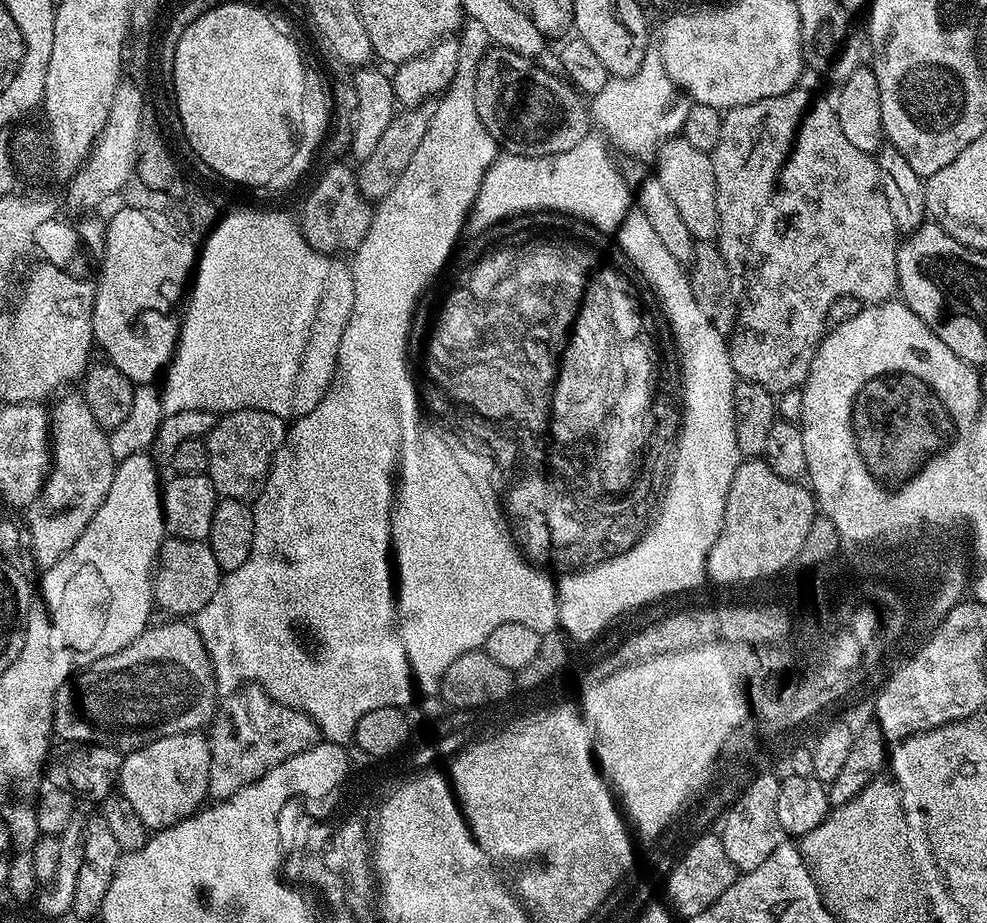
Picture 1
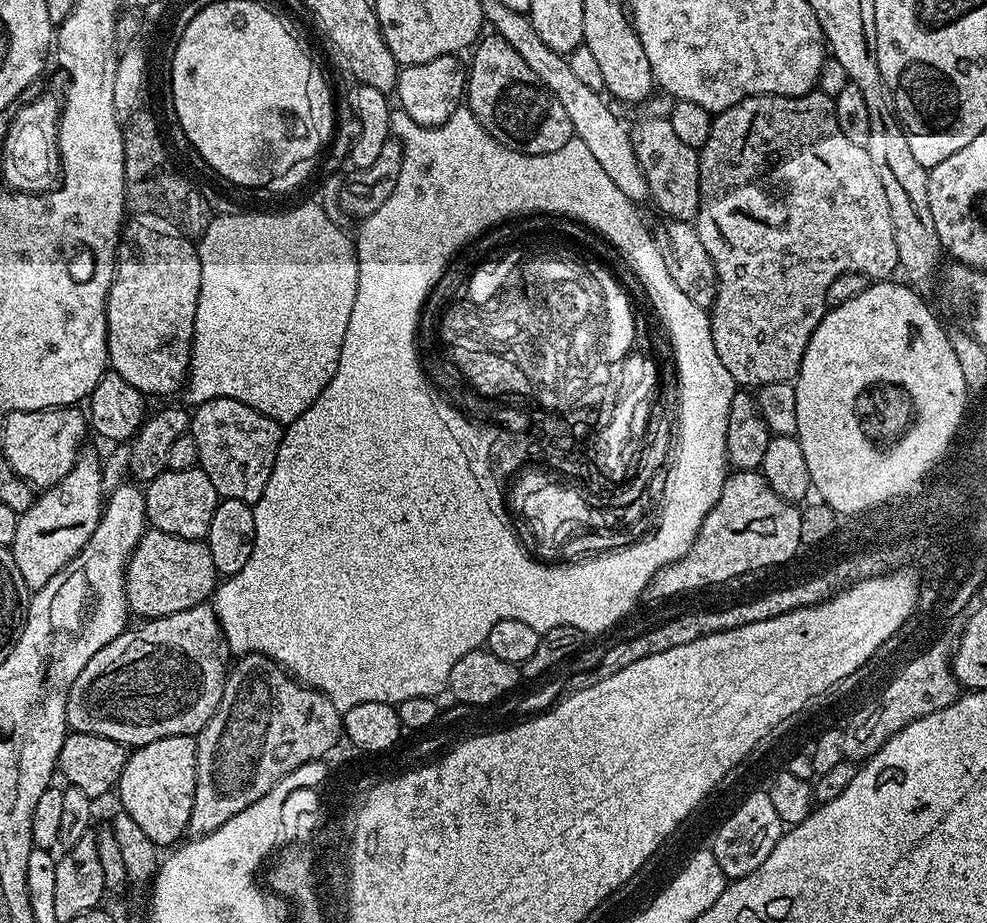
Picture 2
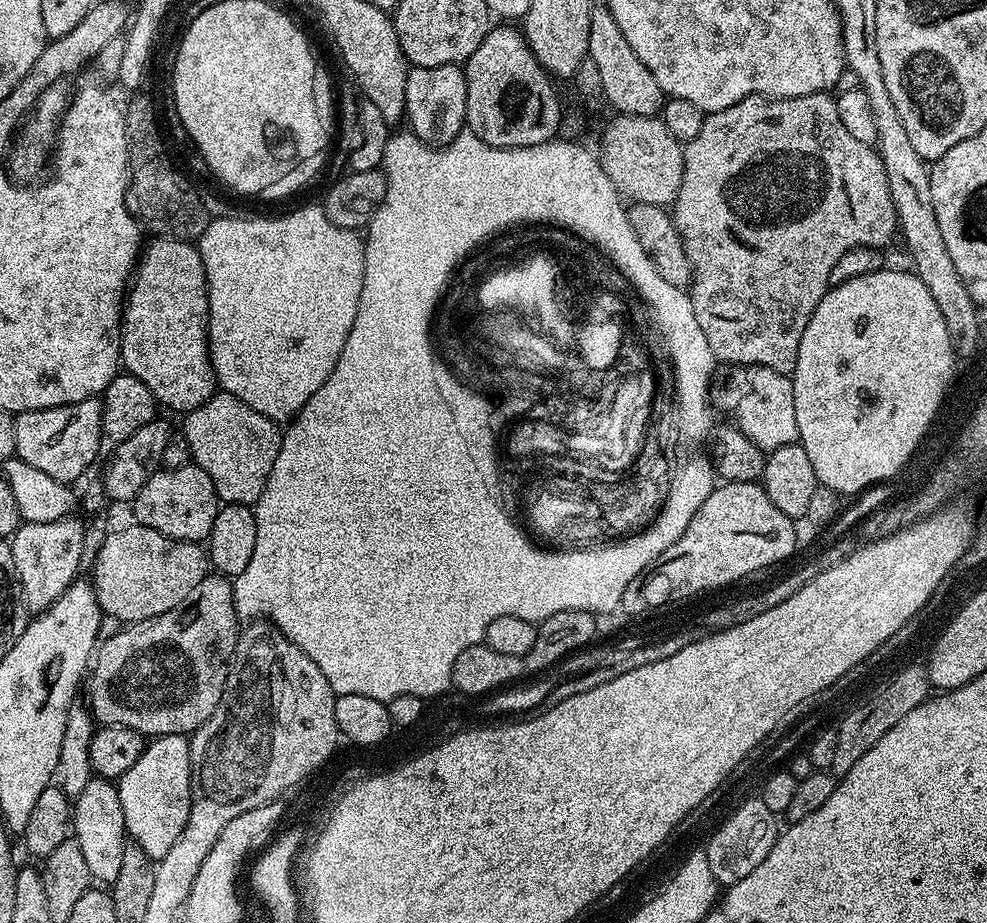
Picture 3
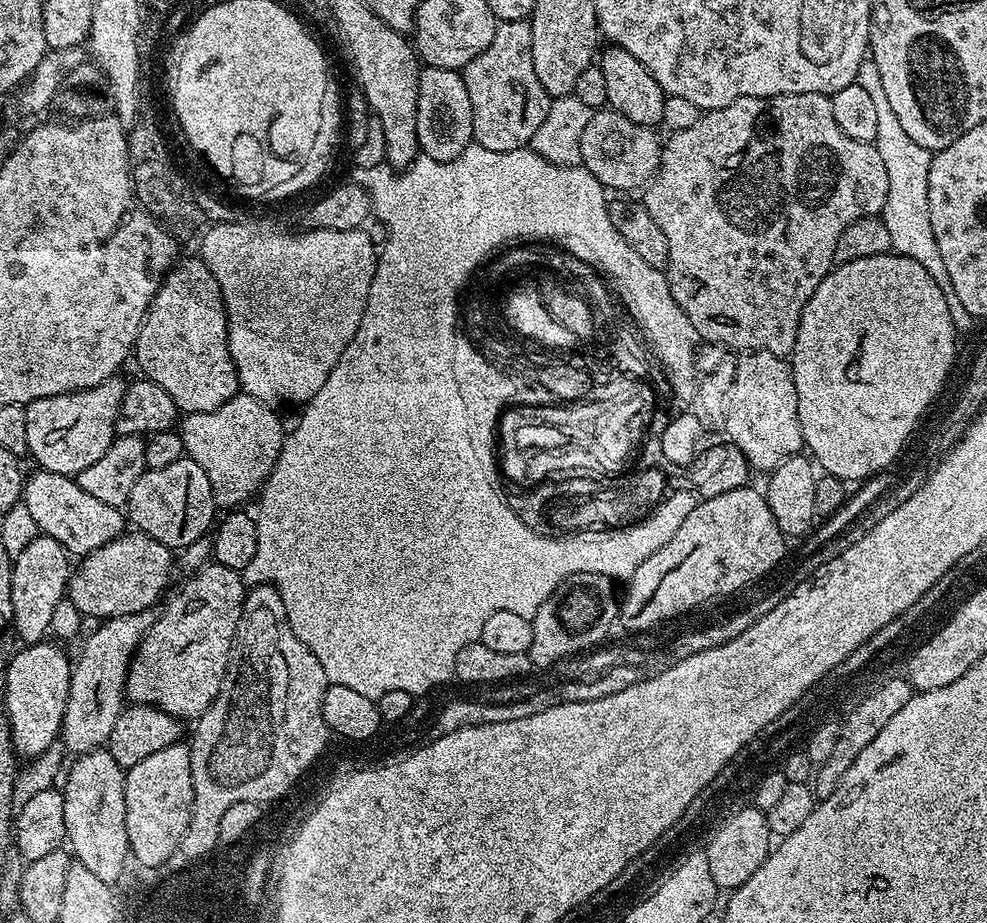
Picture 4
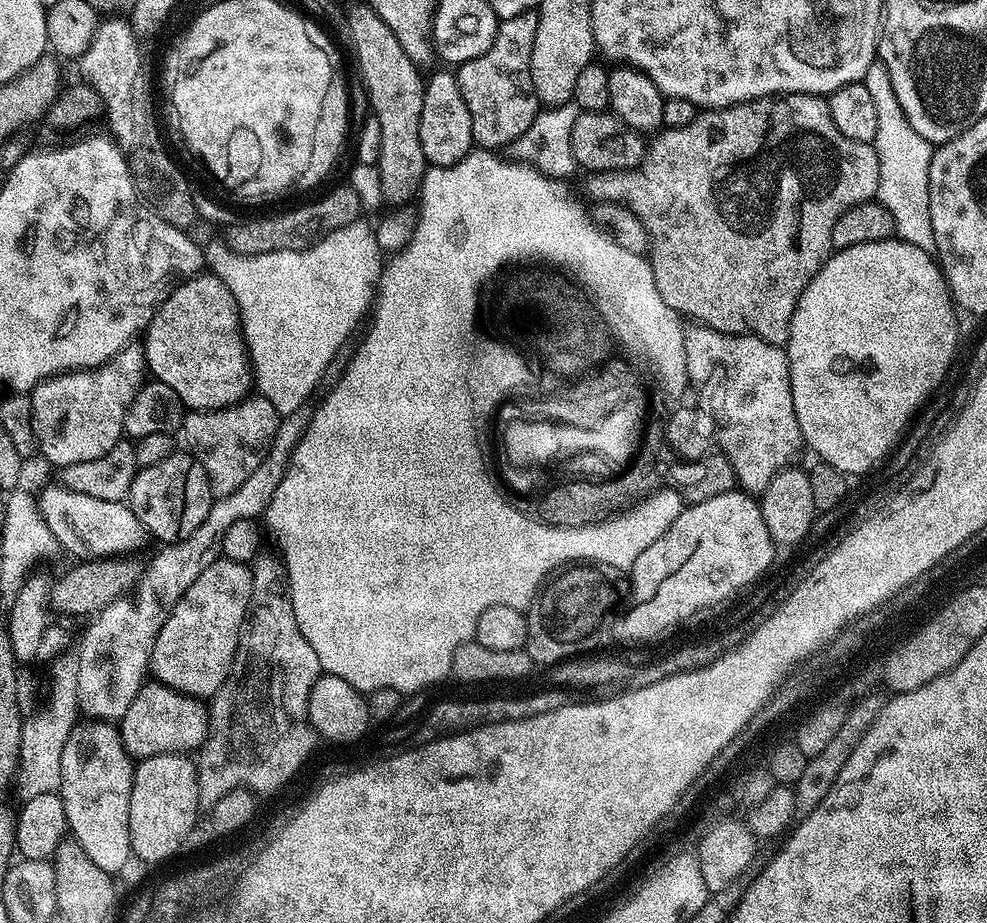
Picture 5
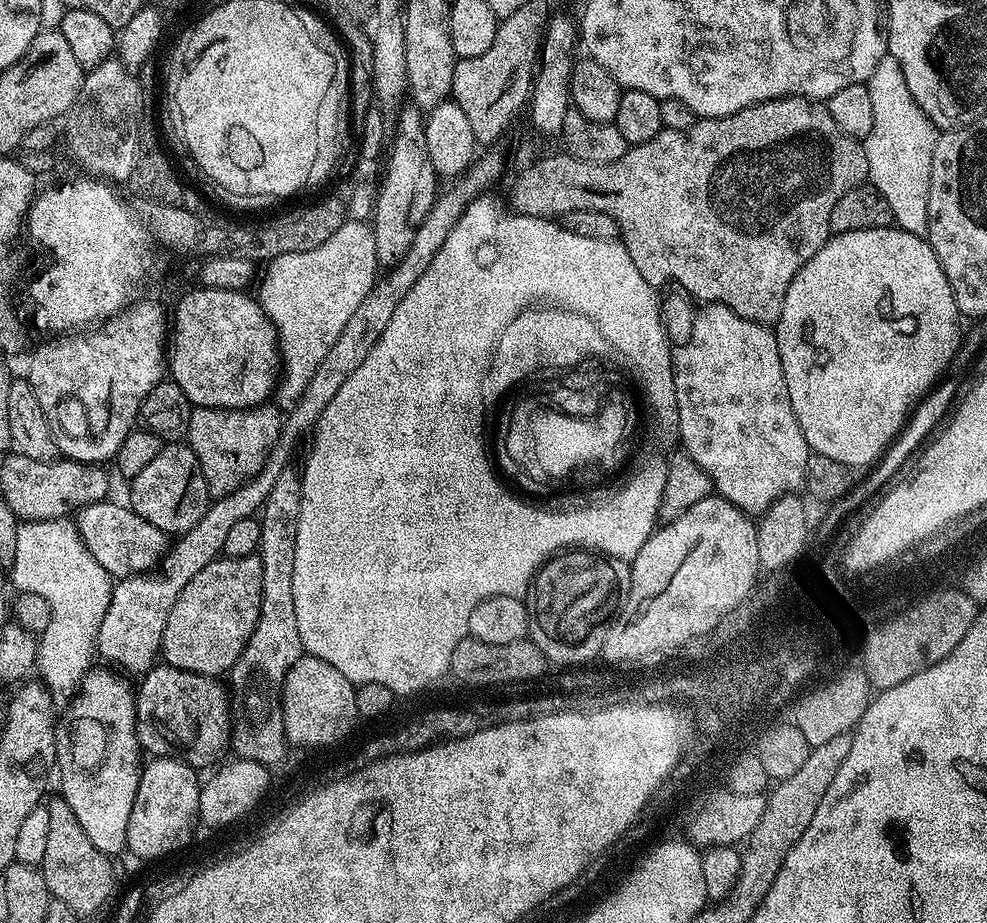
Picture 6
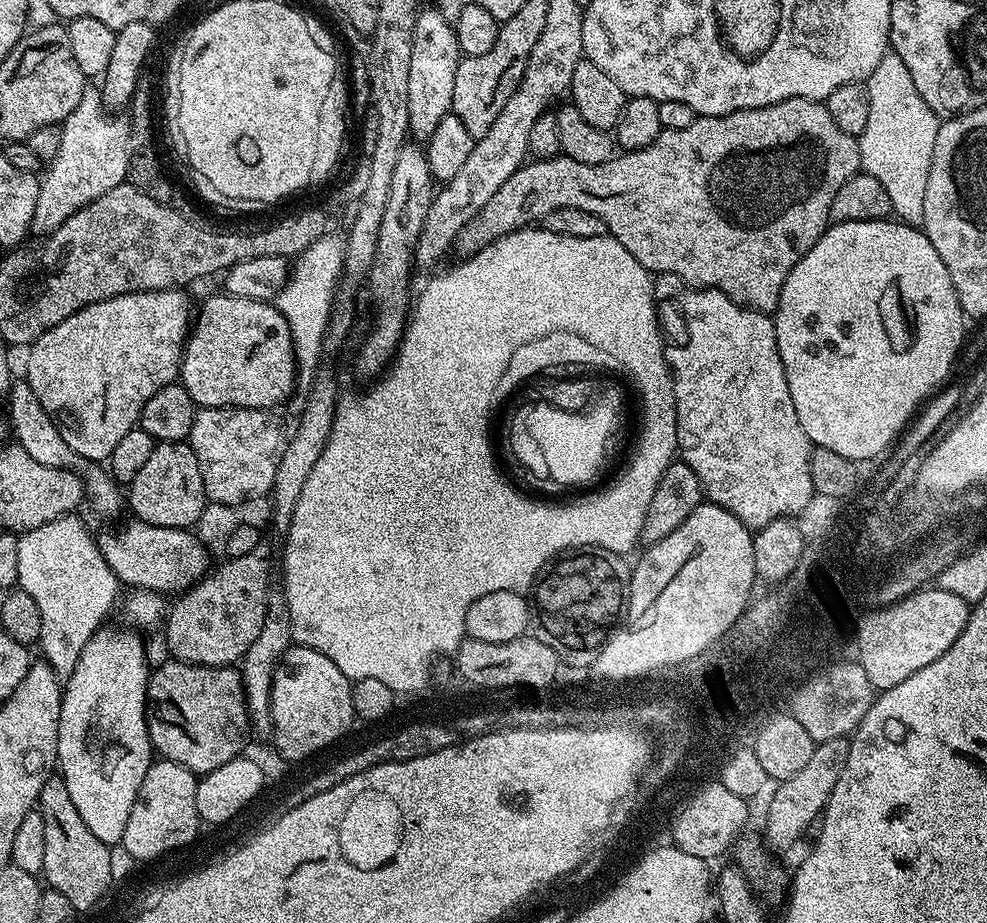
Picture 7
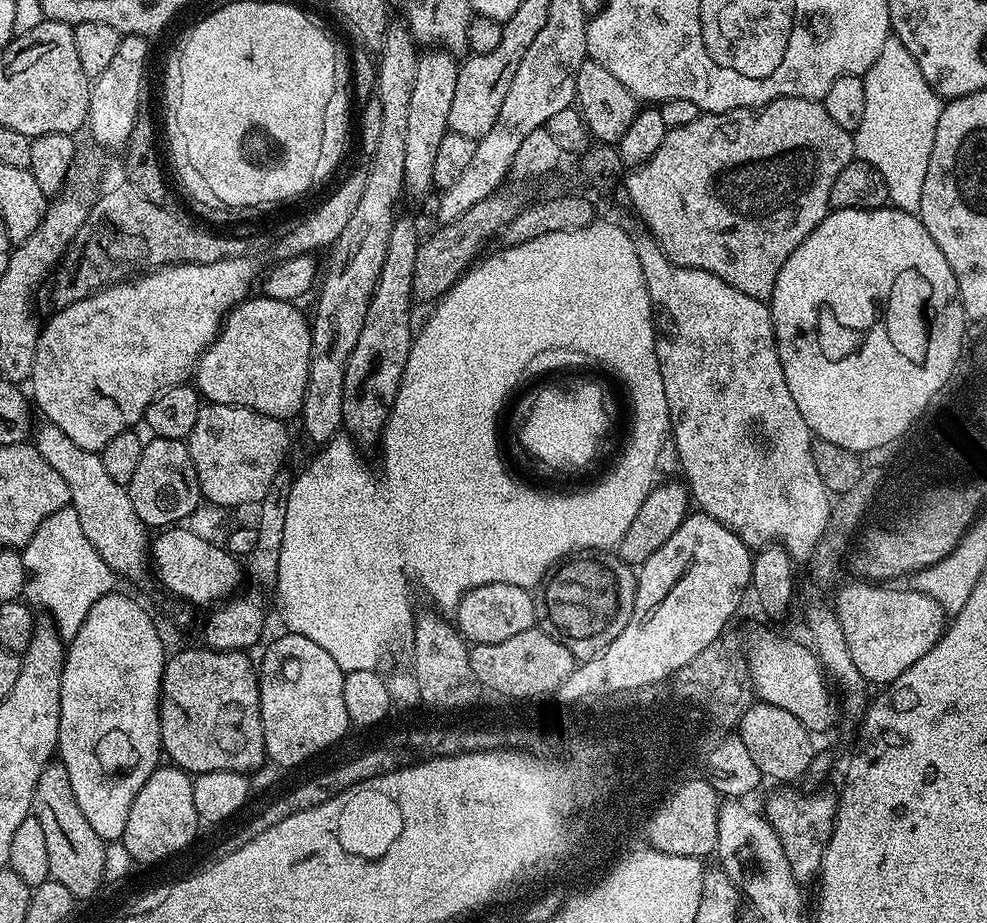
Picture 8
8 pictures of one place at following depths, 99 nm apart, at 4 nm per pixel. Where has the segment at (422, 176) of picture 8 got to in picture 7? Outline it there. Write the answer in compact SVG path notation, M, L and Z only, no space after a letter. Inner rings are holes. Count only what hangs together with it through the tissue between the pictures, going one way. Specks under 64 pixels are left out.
M421 7L416 14L414 46L410 50L410 126L408 130L417 141L428 141L434 134L434 130L438 130L438 122L442 122L442 118L451 113L454 98L454 74L458 74L458 66L461 62L462 53L458 46L455 27L437 8Z

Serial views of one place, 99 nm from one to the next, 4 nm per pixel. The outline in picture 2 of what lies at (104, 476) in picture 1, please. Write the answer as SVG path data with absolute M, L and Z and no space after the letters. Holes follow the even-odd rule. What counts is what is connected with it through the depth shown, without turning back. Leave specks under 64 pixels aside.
M89 450L77 456L70 474L62 478L52 488L45 488L33 499L25 512L19 513L18 534L10 545L14 562L22 574L22 582L30 590L46 586L58 570L65 568L90 542L90 534L100 521L100 514L106 503L106 493L102 486L104 470L101 457Z

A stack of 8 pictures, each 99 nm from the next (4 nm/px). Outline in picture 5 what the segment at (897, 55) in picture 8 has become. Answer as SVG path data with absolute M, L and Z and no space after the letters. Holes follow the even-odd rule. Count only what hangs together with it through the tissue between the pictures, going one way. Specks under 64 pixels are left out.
M879 58L872 61L862 83L870 90L878 114L878 134L874 147L878 154L878 190L875 199L894 218L896 236L910 242L918 250L935 253L934 230L930 226L930 162L934 146L904 117L902 106L898 106L898 94L890 82L890 74Z

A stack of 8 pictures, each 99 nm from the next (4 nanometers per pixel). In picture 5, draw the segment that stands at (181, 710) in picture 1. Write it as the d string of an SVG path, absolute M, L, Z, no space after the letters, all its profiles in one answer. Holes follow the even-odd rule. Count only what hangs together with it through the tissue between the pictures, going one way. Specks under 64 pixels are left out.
M223 558L215 560L178 598L154 642L150 672L159 683L188 696L211 698L226 682L248 618L252 569Z

